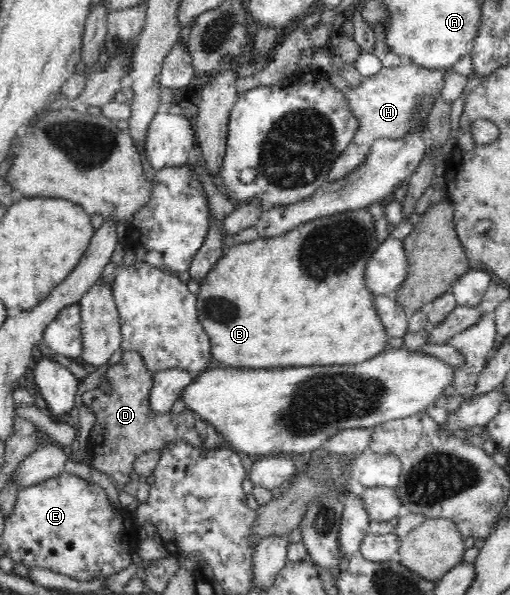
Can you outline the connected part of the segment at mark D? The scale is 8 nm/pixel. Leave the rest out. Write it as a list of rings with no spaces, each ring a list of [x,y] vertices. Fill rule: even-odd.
[[[126,351],[121,359],[106,371],[106,386],[97,386],[92,392],[83,392],[83,404],[97,415],[89,438],[89,451],[96,471],[107,474],[116,485],[124,486],[130,481],[134,462],[145,453],[161,450],[176,440],[198,448],[202,438],[196,431],[194,411],[184,409],[180,414],[154,414],[149,410],[150,388],[153,374],[146,369],[138,351]]]

